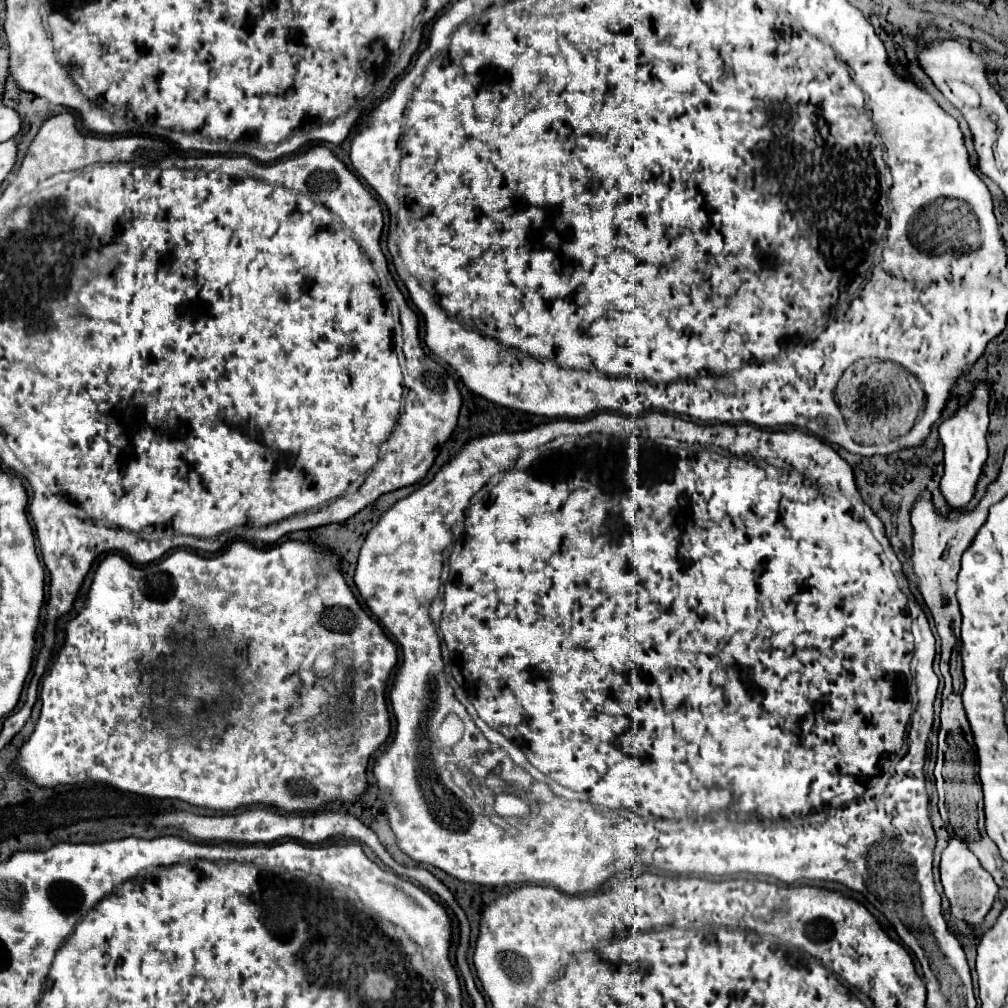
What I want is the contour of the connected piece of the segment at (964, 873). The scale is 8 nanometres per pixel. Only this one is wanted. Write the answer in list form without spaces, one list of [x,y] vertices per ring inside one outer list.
[[[950,836],[948,846],[942,850],[942,860],[940,860],[940,872],[942,872],[942,886],[944,892],[952,904],[952,916],[966,920],[970,926],[976,926],[984,920],[988,910],[992,908],[992,902],[996,898],[998,886],[994,878],[982,868],[974,852],[970,852],[966,840]]]

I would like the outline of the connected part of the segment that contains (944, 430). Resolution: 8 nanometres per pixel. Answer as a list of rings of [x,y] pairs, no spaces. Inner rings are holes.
[[[978,380],[972,390],[972,398],[968,404],[958,408],[948,420],[944,420],[938,428],[940,442],[944,446],[944,476],[940,482],[942,494],[952,508],[964,508],[972,496],[982,472],[982,466],[988,458],[986,446],[986,428],[988,428],[988,402],[990,402],[990,384],[986,380]]]

